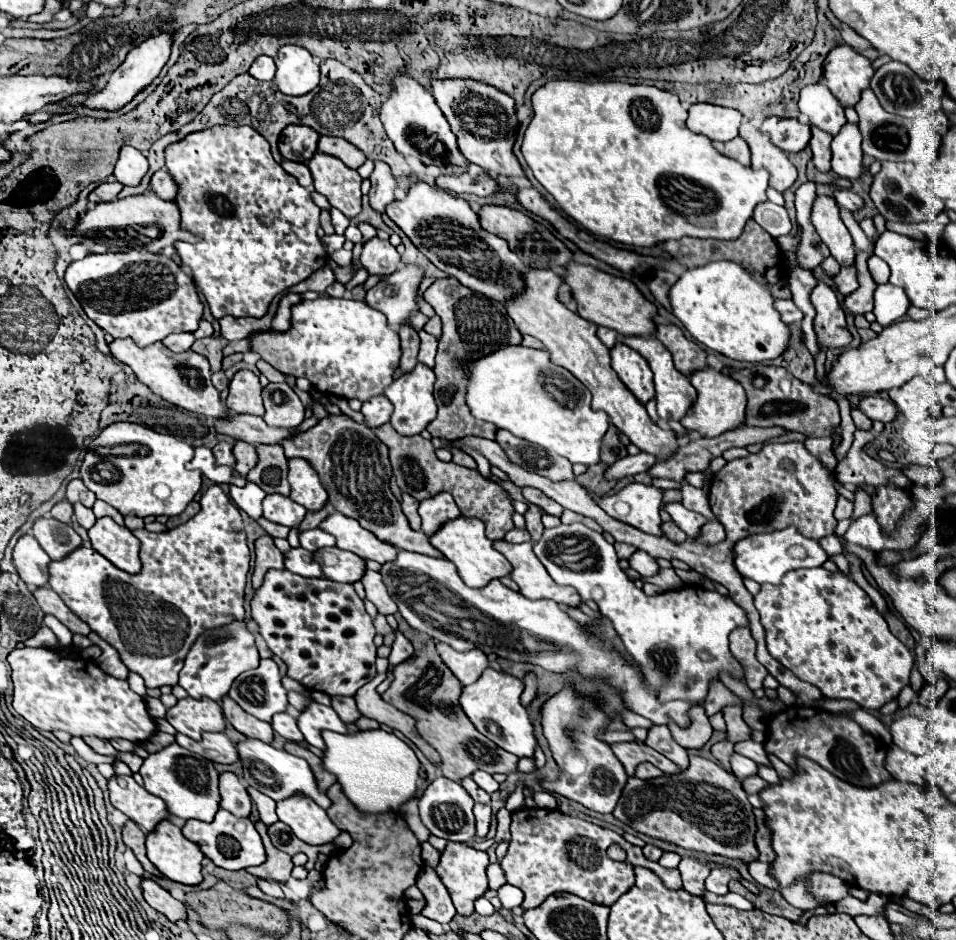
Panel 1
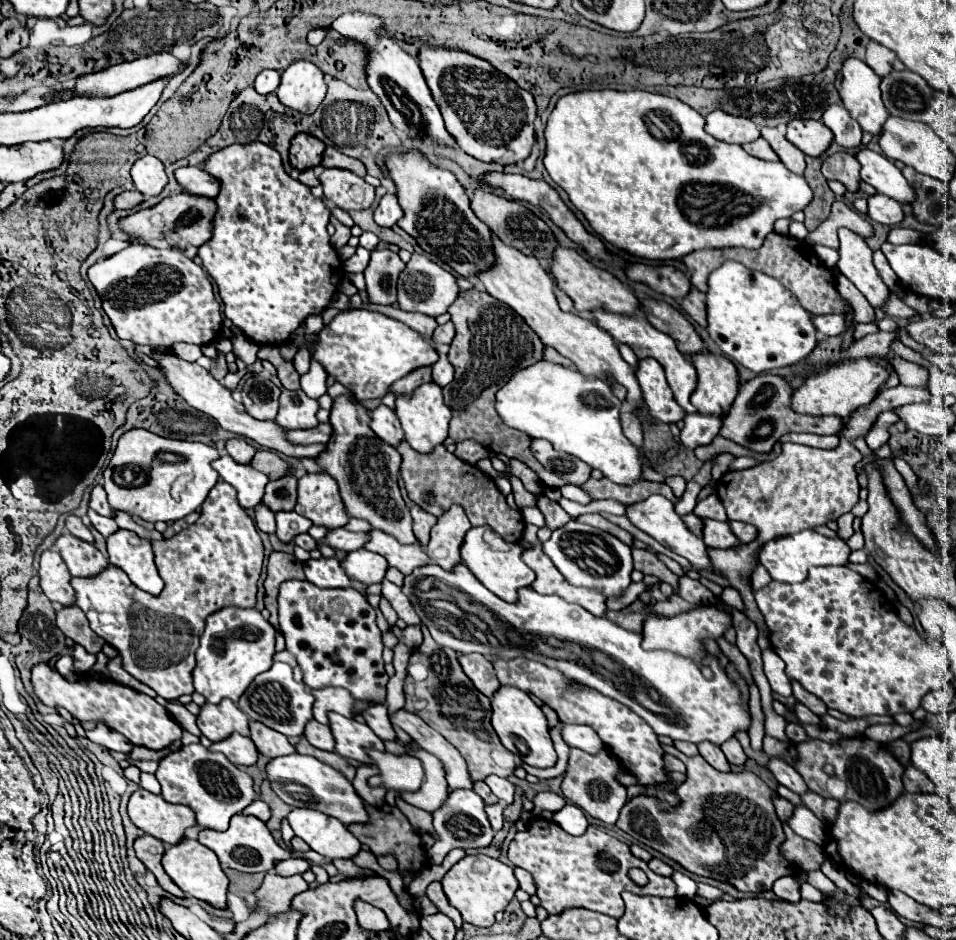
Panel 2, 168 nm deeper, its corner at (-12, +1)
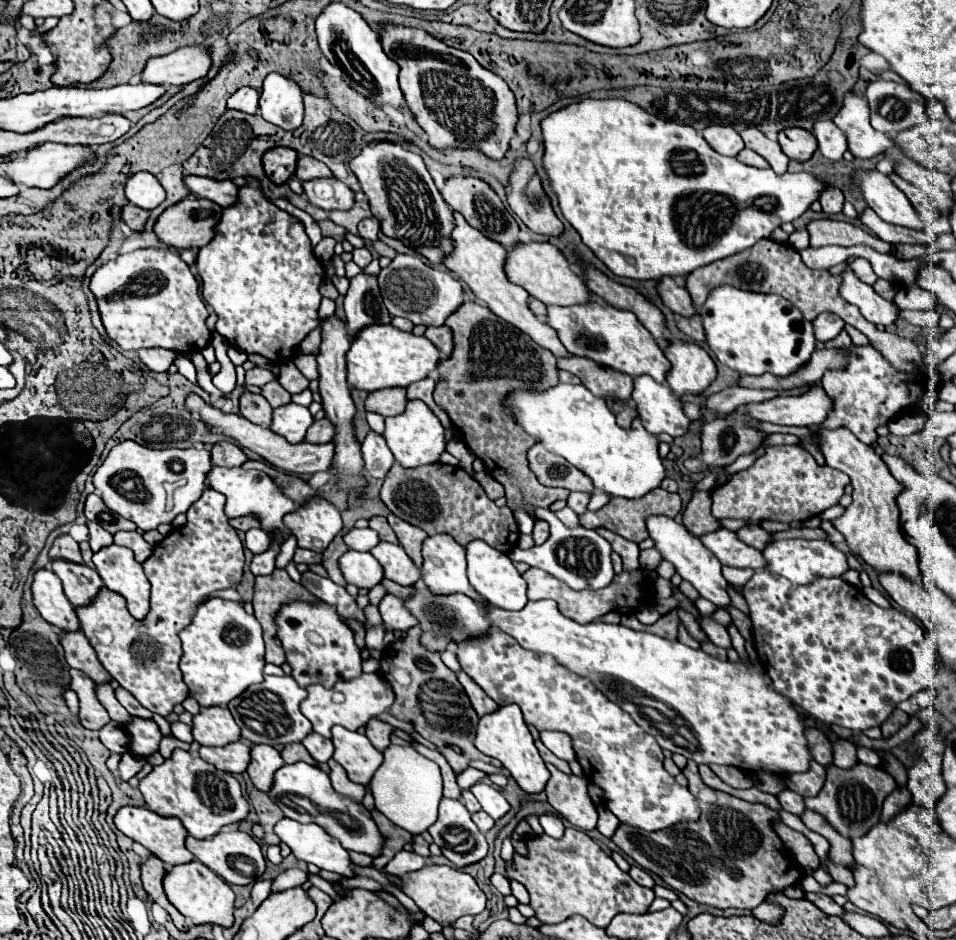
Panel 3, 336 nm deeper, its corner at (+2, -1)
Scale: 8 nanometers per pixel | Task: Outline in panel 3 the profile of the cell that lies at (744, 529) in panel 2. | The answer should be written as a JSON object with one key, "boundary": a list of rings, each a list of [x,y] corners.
{"boundary":[[[750,525],[750,527],[742,527],[740,531],[736,531],[738,533],[738,537],[744,541],[744,543],[748,543],[748,545],[752,545],[752,547],[756,547],[756,549],[764,549],[768,543],[772,543],[772,533],[768,533],[768,531],[764,531],[760,525]]]}

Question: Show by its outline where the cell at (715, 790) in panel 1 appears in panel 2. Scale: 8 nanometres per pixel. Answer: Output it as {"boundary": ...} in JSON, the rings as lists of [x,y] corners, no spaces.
{"boundary":[[[678,753],[678,757],[688,767],[686,781],[674,791],[678,797],[678,805],[664,811],[664,803],[658,797],[636,795],[632,797],[620,811],[620,819],[616,825],[632,835],[640,845],[660,851],[662,855],[674,859],[690,873],[712,877],[718,881],[730,881],[740,891],[762,893],[772,889],[772,883],[784,875],[792,875],[792,865],[782,857],[780,843],[784,841],[782,823],[772,805],[774,791],[752,771],[718,771],[702,755],[686,757]]]}

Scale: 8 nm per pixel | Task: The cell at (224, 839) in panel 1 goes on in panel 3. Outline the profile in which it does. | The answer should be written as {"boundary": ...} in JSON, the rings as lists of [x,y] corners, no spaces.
{"boundary":[[[222,831],[214,839],[204,839],[204,841],[188,837],[186,839],[186,849],[200,863],[204,863],[208,869],[212,869],[218,877],[222,877],[230,885],[256,883],[262,877],[264,869],[266,869],[266,859],[264,859],[264,855],[260,851],[258,841],[252,835],[242,833],[242,831]]]}

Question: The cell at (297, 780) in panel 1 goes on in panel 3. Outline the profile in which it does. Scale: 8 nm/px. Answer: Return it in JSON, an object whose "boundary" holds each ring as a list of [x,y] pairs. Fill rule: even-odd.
{"boundary":[[[308,763],[284,765],[282,769],[278,769],[276,779],[274,779],[274,789],[270,789],[268,795],[284,811],[284,815],[288,819],[294,819],[298,823],[320,825],[322,829],[326,829],[326,833],[330,837],[338,839],[346,851],[358,851],[358,853],[370,855],[372,859],[382,855],[384,837],[382,837],[380,829],[376,827],[370,811],[362,803],[336,793],[330,783],[330,777],[324,771],[320,771],[318,767],[310,767]],[[306,799],[314,805],[314,809],[316,809],[314,813],[310,813],[310,809],[306,809]]]}

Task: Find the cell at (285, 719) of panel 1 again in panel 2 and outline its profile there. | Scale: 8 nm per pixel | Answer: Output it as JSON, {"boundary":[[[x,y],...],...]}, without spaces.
{"boundary":[[[316,719],[308,721],[308,725],[304,729],[304,737],[318,749],[334,751],[334,739],[332,739],[332,733],[328,731],[328,725],[316,723]]]}

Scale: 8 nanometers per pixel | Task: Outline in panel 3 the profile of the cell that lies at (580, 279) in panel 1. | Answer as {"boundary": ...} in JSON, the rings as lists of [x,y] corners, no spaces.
{"boundary":[[[518,243],[506,255],[506,277],[514,285],[524,287],[532,297],[546,305],[576,305],[590,299],[590,293],[576,273],[570,271],[564,255],[550,243]]]}

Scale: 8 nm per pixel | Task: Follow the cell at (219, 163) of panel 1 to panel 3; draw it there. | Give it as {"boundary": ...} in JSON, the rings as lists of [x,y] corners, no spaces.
{"boundary":[[[250,177],[246,181],[248,187],[240,187],[238,193],[238,205],[224,209],[214,239],[200,249],[196,267],[198,275],[202,277],[204,299],[218,315],[216,331],[232,347],[238,347],[248,355],[262,355],[274,365],[278,365],[280,361],[294,359],[298,353],[298,345],[320,323],[318,307],[322,295],[318,287],[324,277],[324,267],[310,247],[304,225],[296,217],[272,205],[264,197],[258,181],[250,181]]]}

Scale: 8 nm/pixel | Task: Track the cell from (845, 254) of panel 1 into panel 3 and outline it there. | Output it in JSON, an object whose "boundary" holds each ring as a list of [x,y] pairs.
{"boundary":[[[846,269],[842,277],[844,277],[842,297],[848,303],[856,305],[868,321],[872,321],[874,325],[884,325],[884,327],[890,327],[898,321],[900,309],[892,301],[886,301],[870,285],[858,281],[854,273],[850,273],[850,269]]]}

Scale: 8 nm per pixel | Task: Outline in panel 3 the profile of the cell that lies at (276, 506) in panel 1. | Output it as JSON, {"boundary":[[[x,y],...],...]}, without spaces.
{"boundary":[[[274,537],[272,545],[270,545],[270,549],[266,553],[254,555],[254,559],[250,563],[250,571],[252,571],[254,577],[258,577],[258,575],[270,575],[274,571],[274,561],[276,561],[276,555],[280,551],[280,543],[282,541],[278,541],[278,537]]]}

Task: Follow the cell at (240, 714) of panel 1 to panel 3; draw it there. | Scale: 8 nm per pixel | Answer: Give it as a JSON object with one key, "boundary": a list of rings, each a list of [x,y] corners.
{"boundary":[[[252,745],[252,761],[248,767],[248,775],[254,787],[262,793],[268,793],[274,783],[274,773],[284,767],[280,753],[270,745]]]}

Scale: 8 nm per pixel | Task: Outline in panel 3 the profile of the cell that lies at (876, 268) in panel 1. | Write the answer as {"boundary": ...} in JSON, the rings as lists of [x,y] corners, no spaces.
{"boundary":[[[854,259],[854,261],[850,261],[850,269],[852,269],[852,273],[860,279],[860,281],[864,281],[864,283],[868,283],[868,285],[874,285],[876,283],[876,273],[870,269],[870,263],[868,261],[862,261],[862,259]]]}

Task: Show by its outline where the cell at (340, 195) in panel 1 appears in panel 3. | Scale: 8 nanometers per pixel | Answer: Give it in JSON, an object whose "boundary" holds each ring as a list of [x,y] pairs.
{"boundary":[[[312,179],[302,183],[308,201],[324,211],[332,209],[352,209],[354,207],[354,193],[348,185],[338,179]]]}

